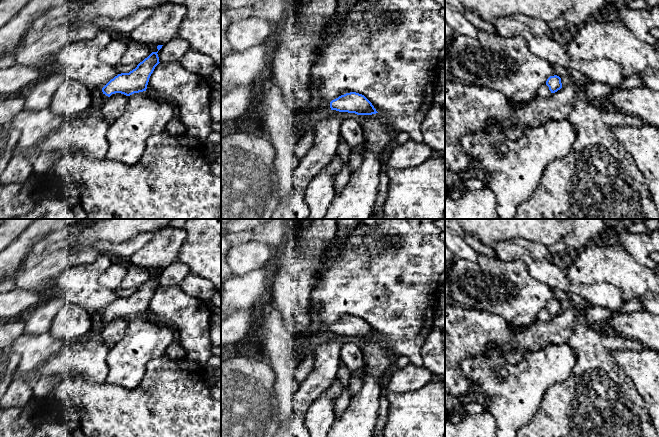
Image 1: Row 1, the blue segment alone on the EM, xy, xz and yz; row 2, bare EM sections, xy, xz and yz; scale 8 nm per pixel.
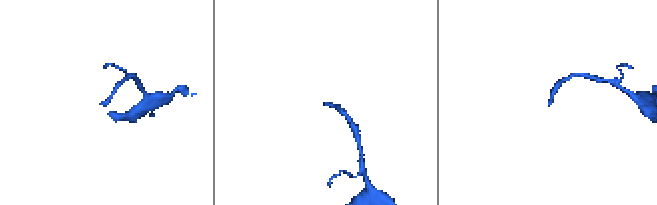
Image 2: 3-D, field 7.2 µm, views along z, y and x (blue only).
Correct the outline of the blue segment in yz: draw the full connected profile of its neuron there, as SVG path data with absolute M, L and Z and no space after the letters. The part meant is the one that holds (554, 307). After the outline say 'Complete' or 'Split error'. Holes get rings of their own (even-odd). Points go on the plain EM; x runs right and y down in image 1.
M557 299L550 300L545 309L542 309L538 314L538 320L542 322L549 321L552 317L557 316L562 312L561 302Z. Split error

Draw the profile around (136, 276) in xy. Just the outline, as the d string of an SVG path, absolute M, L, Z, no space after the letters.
M133 264L128 265L125 278L121 282L120 288L139 288L152 277L151 271Z

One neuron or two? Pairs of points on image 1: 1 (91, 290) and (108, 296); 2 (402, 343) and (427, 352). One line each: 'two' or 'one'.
1: one
2: two

